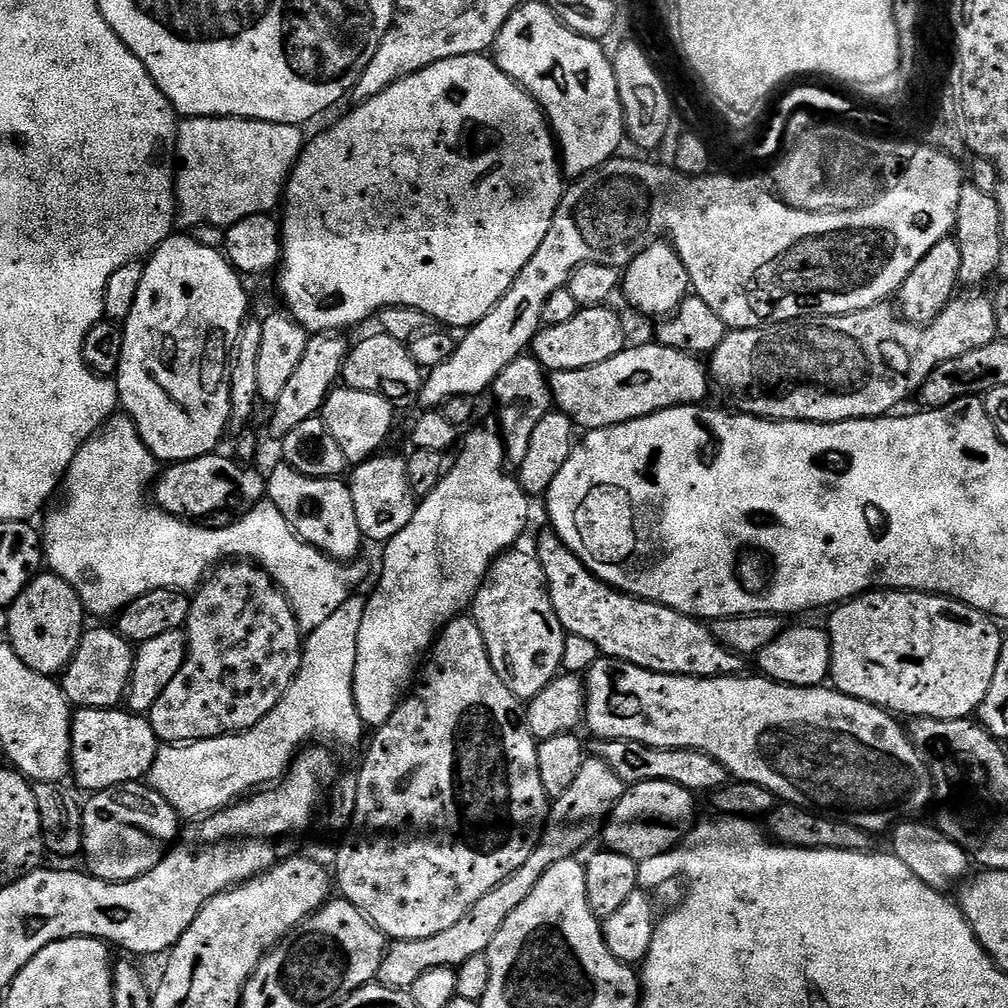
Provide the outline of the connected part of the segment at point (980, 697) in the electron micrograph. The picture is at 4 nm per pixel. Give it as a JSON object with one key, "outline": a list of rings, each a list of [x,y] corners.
{"outline":[[[873,590],[862,596],[853,596],[851,600],[831,609],[832,617],[826,623],[830,654],[832,655],[831,683],[837,692],[853,696],[876,704],[893,714],[907,718],[923,718],[926,720],[966,720],[979,709],[980,703],[986,698],[986,690],[994,682],[994,670],[998,670],[998,658],[1005,637],[1000,637],[1001,625],[987,612],[980,612],[976,608],[963,604],[961,600],[951,600],[948,596],[937,596],[930,592],[901,592],[899,590]]]}

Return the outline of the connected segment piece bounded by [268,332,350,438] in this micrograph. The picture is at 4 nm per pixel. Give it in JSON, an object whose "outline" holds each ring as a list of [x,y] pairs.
{"outline":[[[317,332],[309,335],[306,354],[302,354],[302,362],[282,389],[282,395],[271,405],[272,421],[268,424],[268,432],[276,438],[283,438],[295,430],[301,422],[306,422],[310,417],[317,415],[324,407],[324,400],[332,391],[334,385],[340,380],[340,371],[344,360],[348,356],[350,340],[347,335],[339,332]]]}

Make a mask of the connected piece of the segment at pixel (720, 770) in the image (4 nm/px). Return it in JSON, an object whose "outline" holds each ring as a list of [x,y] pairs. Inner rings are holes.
{"outline":[[[606,740],[597,745],[594,748],[595,755],[603,758],[614,774],[618,774],[618,778],[622,778],[628,786],[661,780],[674,782],[693,794],[711,794],[730,780],[728,771],[718,761],[693,748],[655,748],[629,740]]]}

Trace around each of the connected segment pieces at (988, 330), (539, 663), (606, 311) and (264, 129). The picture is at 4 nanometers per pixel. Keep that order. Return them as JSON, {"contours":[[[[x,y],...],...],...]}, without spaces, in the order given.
{"contours":[[[[953,296],[944,309],[928,324],[923,326],[911,324],[898,315],[895,307],[885,302],[875,304],[866,310],[858,310],[841,316],[806,316],[803,320],[787,320],[785,324],[765,324],[763,328],[737,328],[729,331],[719,346],[710,354],[710,376],[728,391],[730,399],[736,403],[735,411],[746,416],[758,416],[761,420],[809,420],[811,424],[837,424],[843,420],[868,420],[872,416],[887,416],[903,402],[907,396],[915,397],[921,386],[930,378],[930,374],[942,362],[950,362],[950,358],[962,358],[962,354],[970,354],[970,350],[982,350],[982,346],[991,344],[997,339],[994,322],[994,306],[991,299],[985,296]]],[[[516,551],[505,552],[492,563],[488,579],[472,599],[470,615],[482,630],[494,674],[517,700],[529,702],[561,671],[566,633],[554,614],[542,566],[531,551]]],[[[612,306],[581,308],[570,322],[558,322],[558,326],[544,326],[532,340],[530,355],[543,366],[545,373],[562,370],[582,370],[586,366],[594,366],[598,362],[606,362],[606,358],[614,358],[614,354],[624,351],[624,324]]],[[[194,116],[179,121],[176,130],[176,224],[191,230],[199,224],[227,229],[251,215],[275,213],[281,207],[288,177],[304,149],[306,136],[294,124],[237,120],[234,116]]]]}

